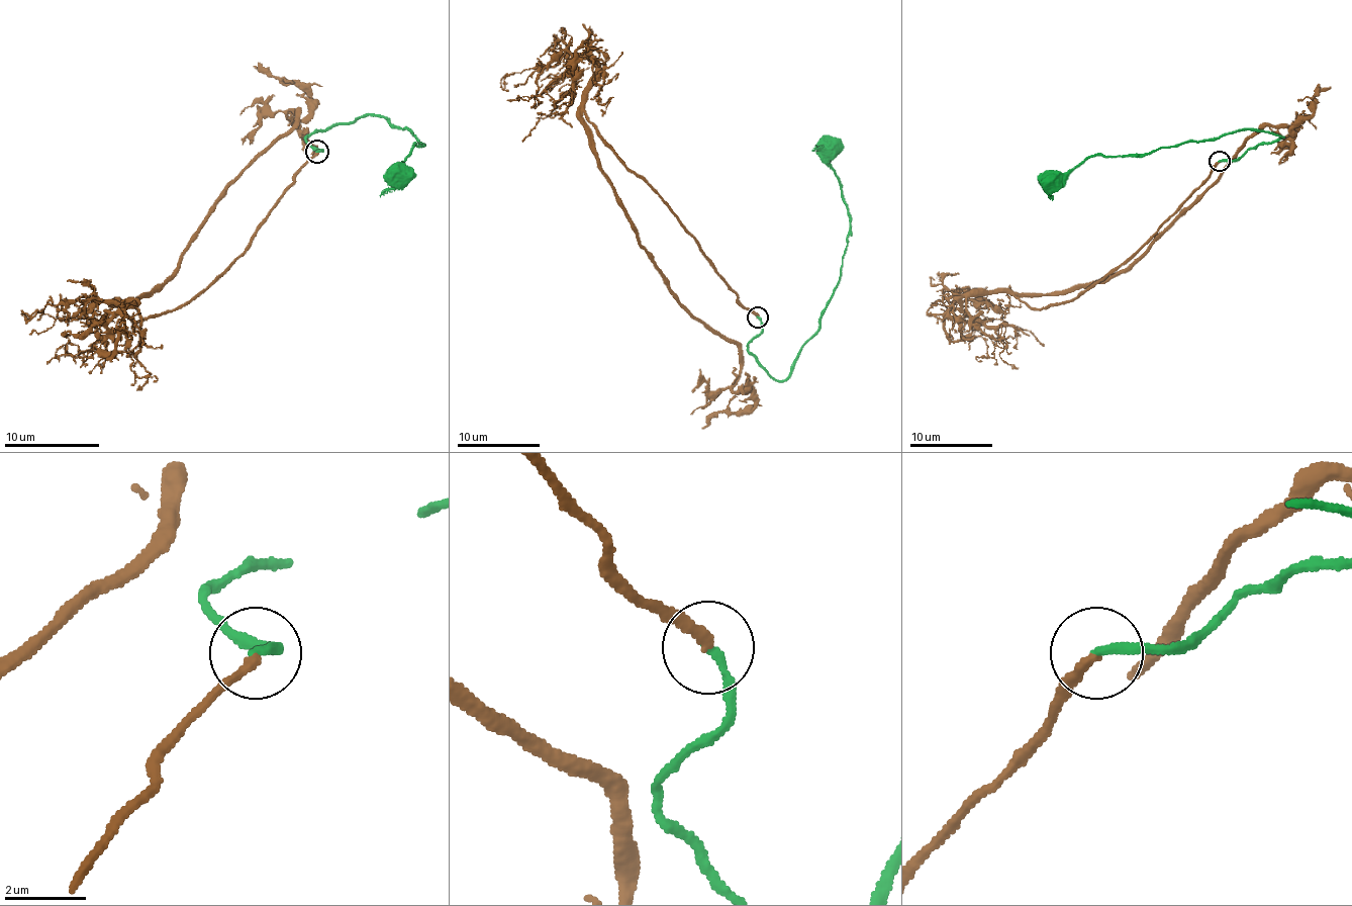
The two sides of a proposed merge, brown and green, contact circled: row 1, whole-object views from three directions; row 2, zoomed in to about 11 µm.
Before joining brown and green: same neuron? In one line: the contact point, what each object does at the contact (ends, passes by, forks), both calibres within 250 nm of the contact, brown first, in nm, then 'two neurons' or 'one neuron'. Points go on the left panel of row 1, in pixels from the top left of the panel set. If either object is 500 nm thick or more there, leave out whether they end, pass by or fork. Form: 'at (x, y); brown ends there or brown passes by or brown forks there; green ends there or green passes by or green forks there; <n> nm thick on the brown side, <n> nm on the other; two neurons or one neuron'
at (317, 152); brown ends there; green ends there; 220 nm thick on the brown side, 200 nm on the other; two neurons

